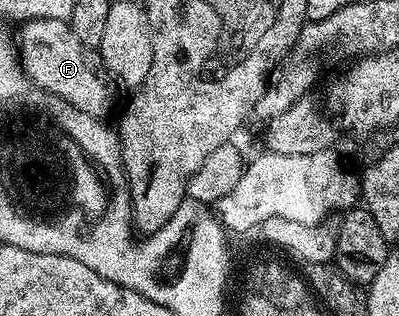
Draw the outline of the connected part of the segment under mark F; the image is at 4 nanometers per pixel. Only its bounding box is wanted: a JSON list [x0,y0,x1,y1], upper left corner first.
[17,19,115,117]

